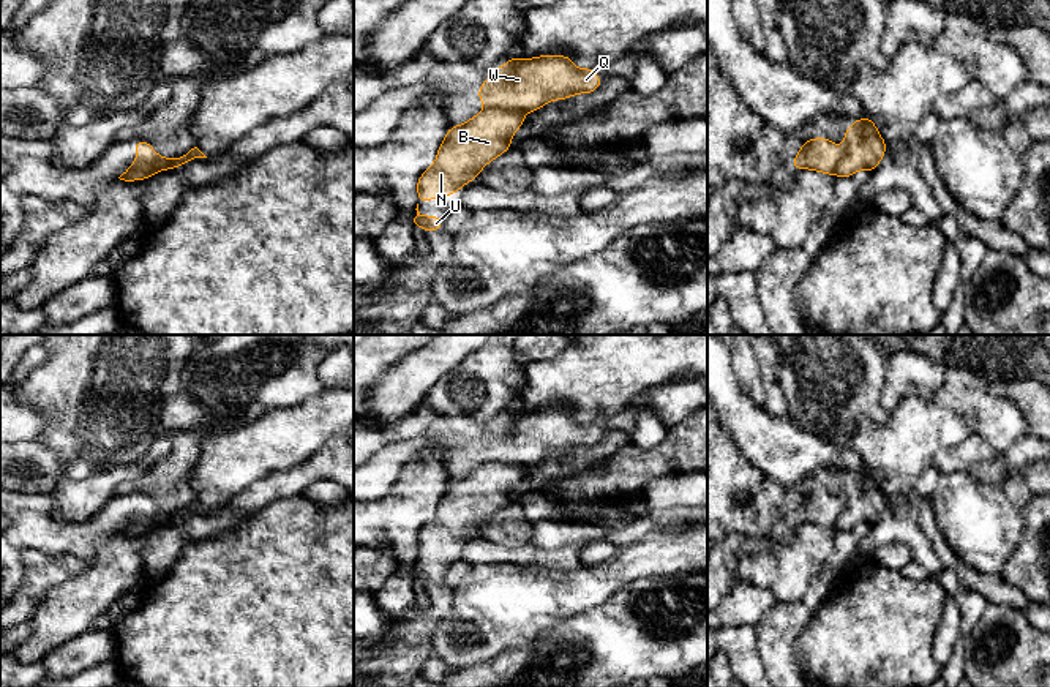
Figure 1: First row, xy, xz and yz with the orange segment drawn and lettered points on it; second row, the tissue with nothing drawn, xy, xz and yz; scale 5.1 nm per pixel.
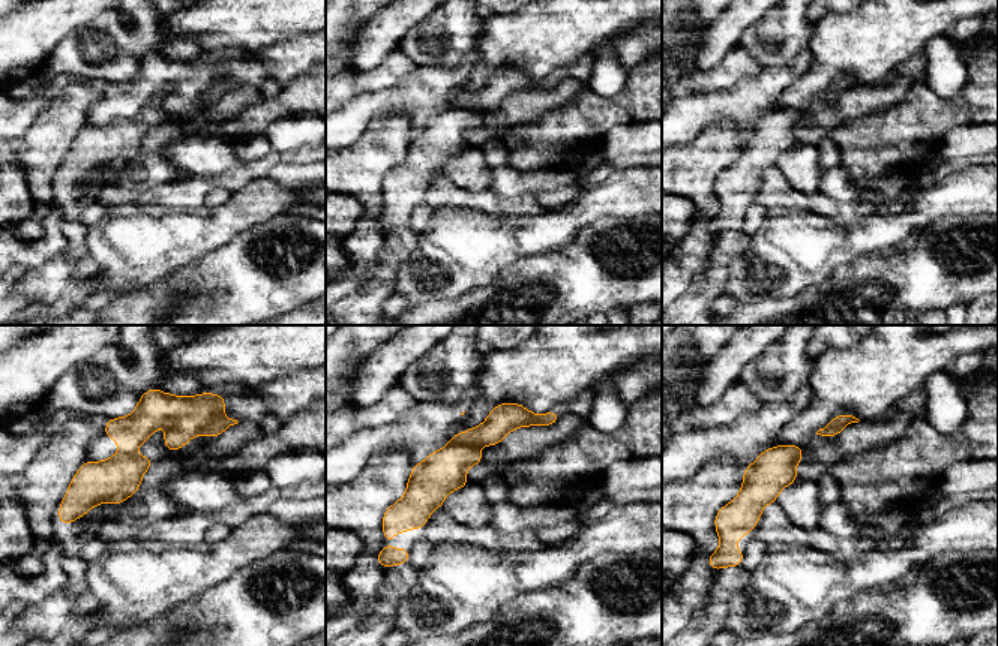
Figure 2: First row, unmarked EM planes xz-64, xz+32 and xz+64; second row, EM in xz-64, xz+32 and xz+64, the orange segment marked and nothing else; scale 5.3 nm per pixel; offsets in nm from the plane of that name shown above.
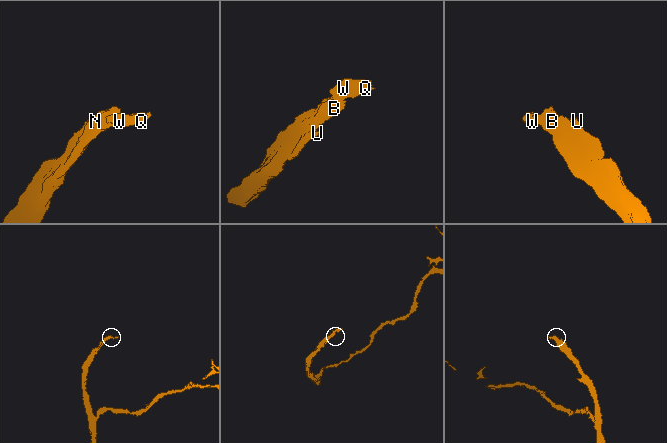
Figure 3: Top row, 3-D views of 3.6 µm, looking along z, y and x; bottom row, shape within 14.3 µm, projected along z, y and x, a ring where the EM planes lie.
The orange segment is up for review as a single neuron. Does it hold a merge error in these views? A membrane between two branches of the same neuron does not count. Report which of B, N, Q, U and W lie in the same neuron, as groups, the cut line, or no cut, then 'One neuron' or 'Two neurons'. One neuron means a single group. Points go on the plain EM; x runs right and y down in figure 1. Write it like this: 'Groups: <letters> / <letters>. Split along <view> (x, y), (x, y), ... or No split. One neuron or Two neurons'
Groups: B N U / Q W. Split along xz (490, 461), (520, 466). Two neurons

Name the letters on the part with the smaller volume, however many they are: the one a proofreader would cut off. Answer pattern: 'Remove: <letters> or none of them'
Remove: Q, W

